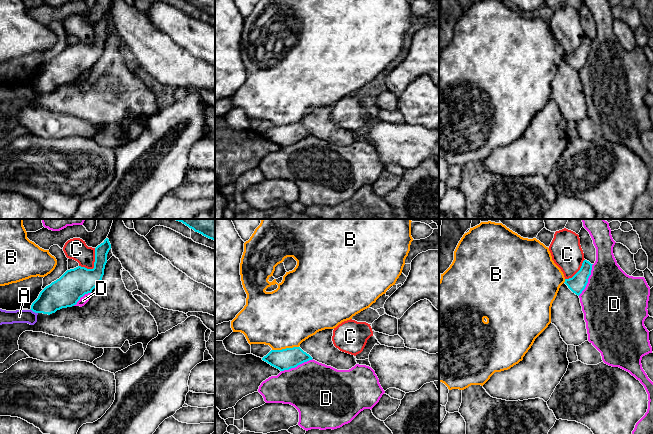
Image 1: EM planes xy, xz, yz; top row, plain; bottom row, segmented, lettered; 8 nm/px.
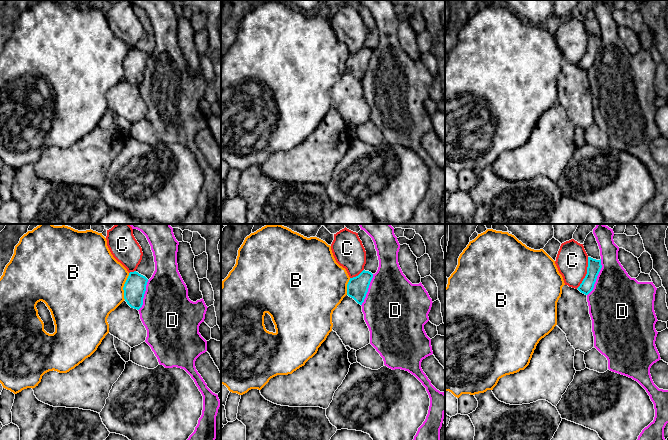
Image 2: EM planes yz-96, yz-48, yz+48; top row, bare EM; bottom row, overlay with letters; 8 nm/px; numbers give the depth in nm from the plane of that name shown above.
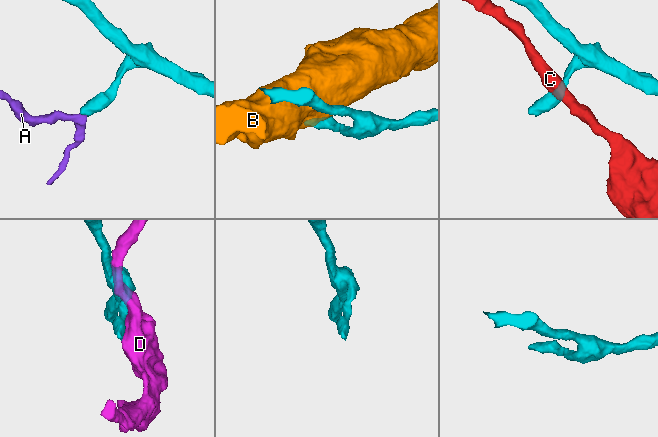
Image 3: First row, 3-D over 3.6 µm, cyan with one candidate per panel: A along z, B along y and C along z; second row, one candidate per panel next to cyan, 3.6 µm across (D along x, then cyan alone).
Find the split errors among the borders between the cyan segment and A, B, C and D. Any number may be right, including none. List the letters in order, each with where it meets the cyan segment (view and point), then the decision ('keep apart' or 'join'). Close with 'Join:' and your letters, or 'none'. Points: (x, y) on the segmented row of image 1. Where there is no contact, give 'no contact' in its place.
A: contact xy (34, 311); keep apart
B: contact xz (286, 348); keep apart
C: contact xy (94, 265); keep apart
D: contact xz (296, 366); keep apart
Join: none

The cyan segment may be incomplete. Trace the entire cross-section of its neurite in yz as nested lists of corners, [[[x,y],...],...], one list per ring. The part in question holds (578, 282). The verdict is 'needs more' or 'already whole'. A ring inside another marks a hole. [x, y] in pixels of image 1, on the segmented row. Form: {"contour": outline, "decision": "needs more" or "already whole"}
{"contour": [[[584,260],[580,270],[569,279],[565,279],[565,284],[568,288],[575,293],[576,295],[580,295],[582,291],[585,289],[588,278],[591,275],[592,265],[589,261]]], "decision": "already whole"}

